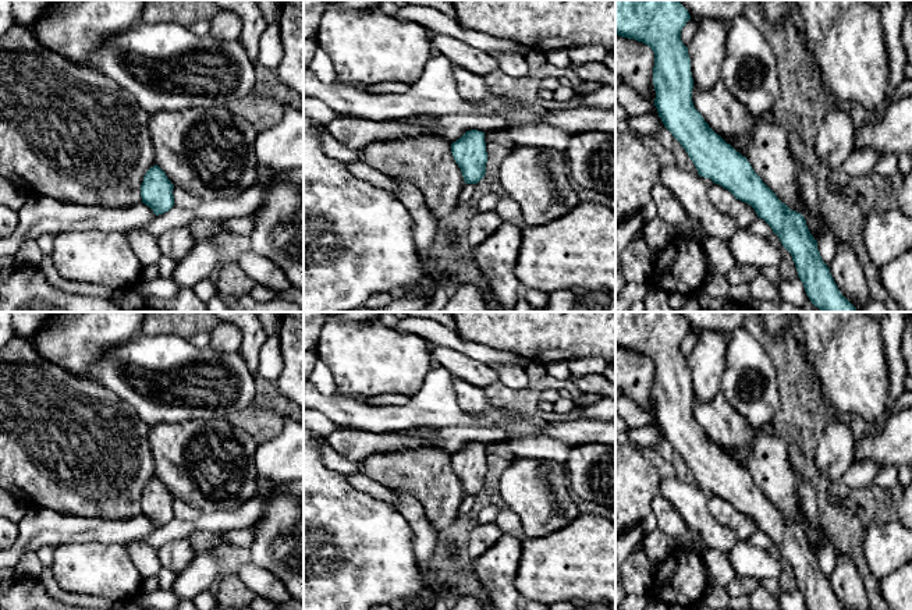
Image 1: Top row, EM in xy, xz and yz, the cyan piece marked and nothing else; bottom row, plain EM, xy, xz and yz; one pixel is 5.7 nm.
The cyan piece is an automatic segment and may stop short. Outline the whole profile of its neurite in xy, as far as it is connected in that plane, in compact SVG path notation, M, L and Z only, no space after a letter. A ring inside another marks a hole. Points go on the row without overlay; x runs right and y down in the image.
M156 476L150 479L141 497L142 515L149 518L156 528L168 524L174 518L174 497L166 485Z

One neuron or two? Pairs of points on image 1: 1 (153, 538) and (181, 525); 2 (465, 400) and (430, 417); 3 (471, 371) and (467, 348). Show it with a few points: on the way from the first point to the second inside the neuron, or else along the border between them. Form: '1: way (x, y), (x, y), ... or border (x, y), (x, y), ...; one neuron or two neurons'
1: way (160, 535), (174, 529); one neuron
2: border (453, 378), (454, 397), (464, 411), (490, 410); two neurons
3: border (437, 343), (490, 365); two neurons

